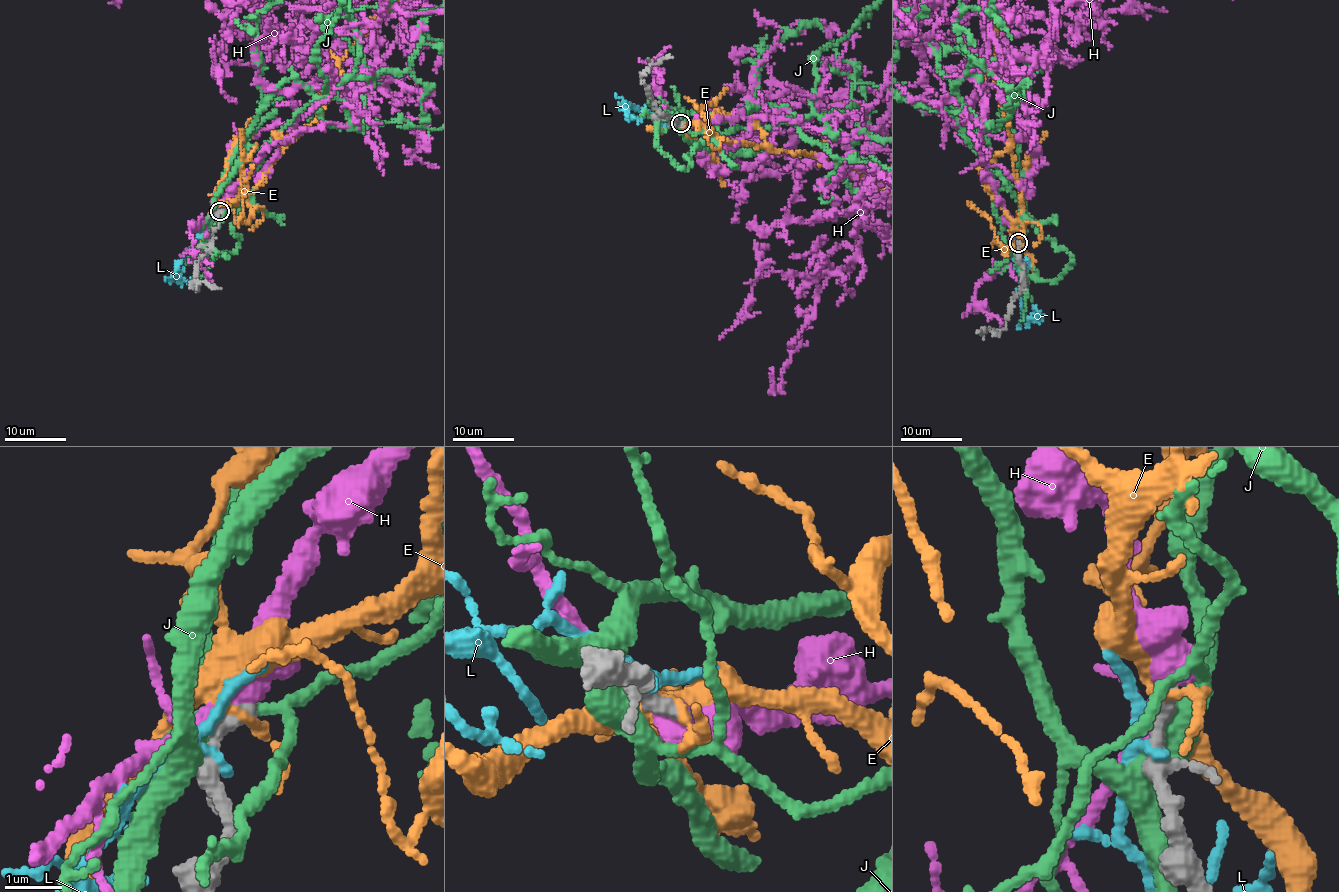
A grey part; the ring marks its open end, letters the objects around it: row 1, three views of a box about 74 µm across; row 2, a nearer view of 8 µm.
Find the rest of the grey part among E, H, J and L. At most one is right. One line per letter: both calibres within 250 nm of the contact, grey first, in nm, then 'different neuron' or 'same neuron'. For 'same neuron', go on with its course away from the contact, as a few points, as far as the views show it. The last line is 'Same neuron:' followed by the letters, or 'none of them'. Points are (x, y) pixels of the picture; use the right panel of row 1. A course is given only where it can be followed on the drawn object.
E: 300/240 nm | different neuron
H: 240/280 nm | different neuron
J: 300/400 nm | different neuron
L: 300/170 nm | different neuron
Same neuron: none of them

